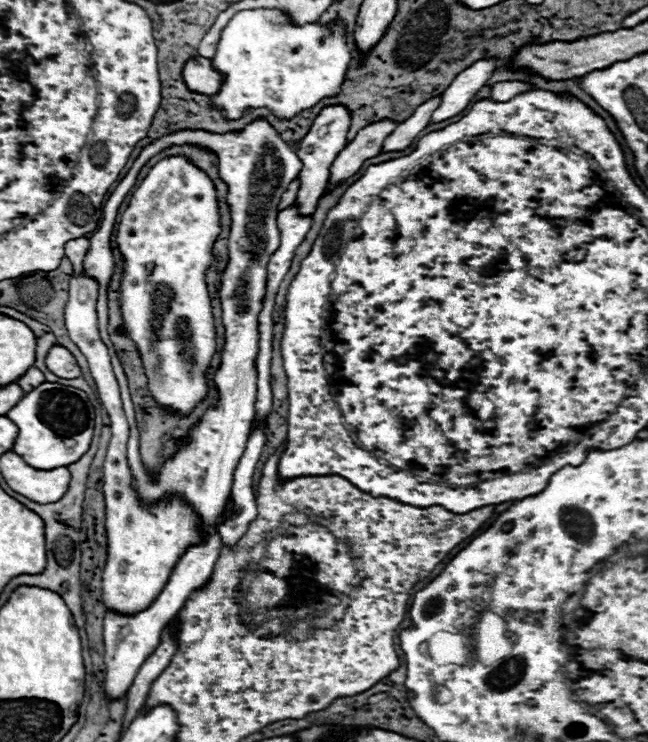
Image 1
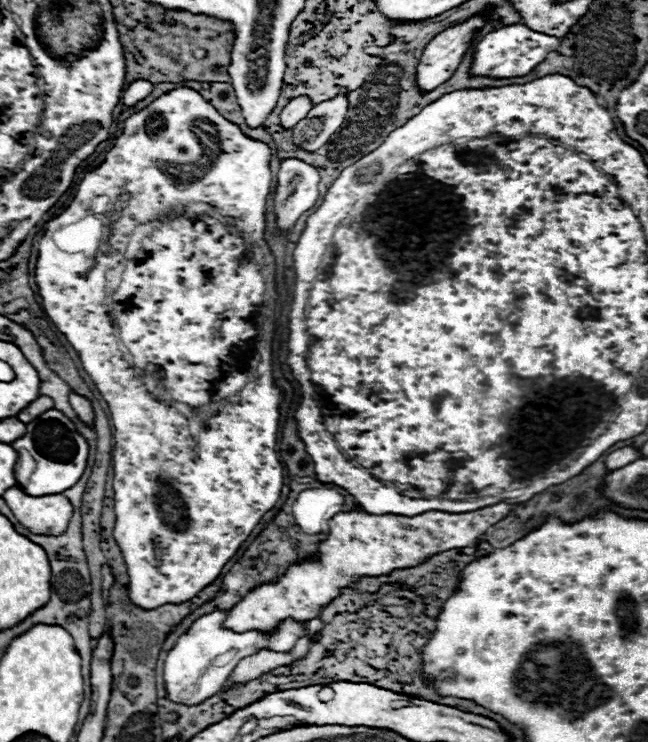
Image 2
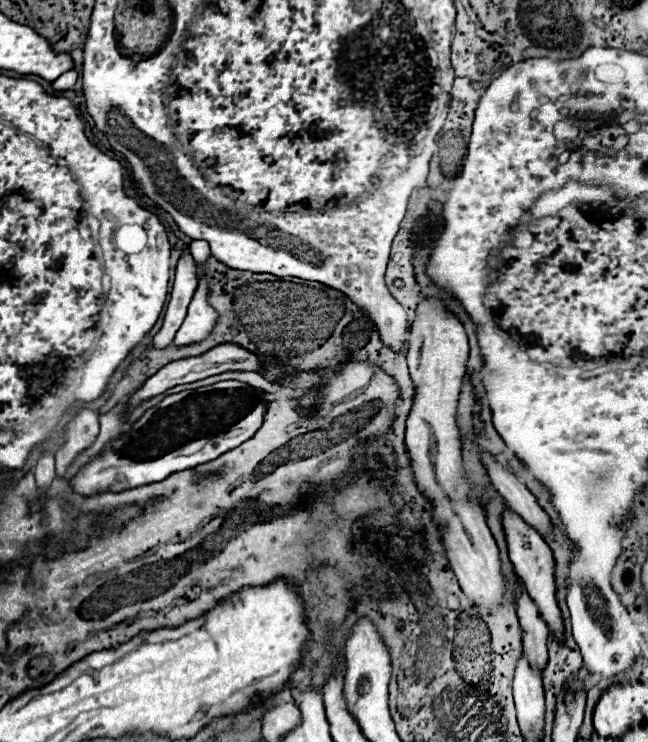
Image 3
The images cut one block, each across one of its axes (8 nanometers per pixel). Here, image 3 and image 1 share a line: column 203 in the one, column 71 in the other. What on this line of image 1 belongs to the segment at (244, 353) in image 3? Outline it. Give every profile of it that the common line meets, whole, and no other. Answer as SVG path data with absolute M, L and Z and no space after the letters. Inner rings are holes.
M52 346L48 356L46 356L46 366L48 370L52 370L52 374L56 374L58 378L66 378L66 380L72 380L72 378L80 378L80 368L74 360L74 356L64 348L64 346Z

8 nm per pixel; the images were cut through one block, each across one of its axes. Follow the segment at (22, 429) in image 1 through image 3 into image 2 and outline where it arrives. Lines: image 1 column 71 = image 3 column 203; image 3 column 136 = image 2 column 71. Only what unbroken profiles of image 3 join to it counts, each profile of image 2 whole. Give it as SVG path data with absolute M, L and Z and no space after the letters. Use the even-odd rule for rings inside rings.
M52 408L42 412L38 418L26 424L26 434L12 442L14 450L26 450L34 462L36 468L28 482L22 486L22 490L28 496L46 496L46 494L62 494L64 490L72 488L80 476L84 474L86 462L88 462L88 442L86 438L76 430L76 424L66 418L60 410Z

